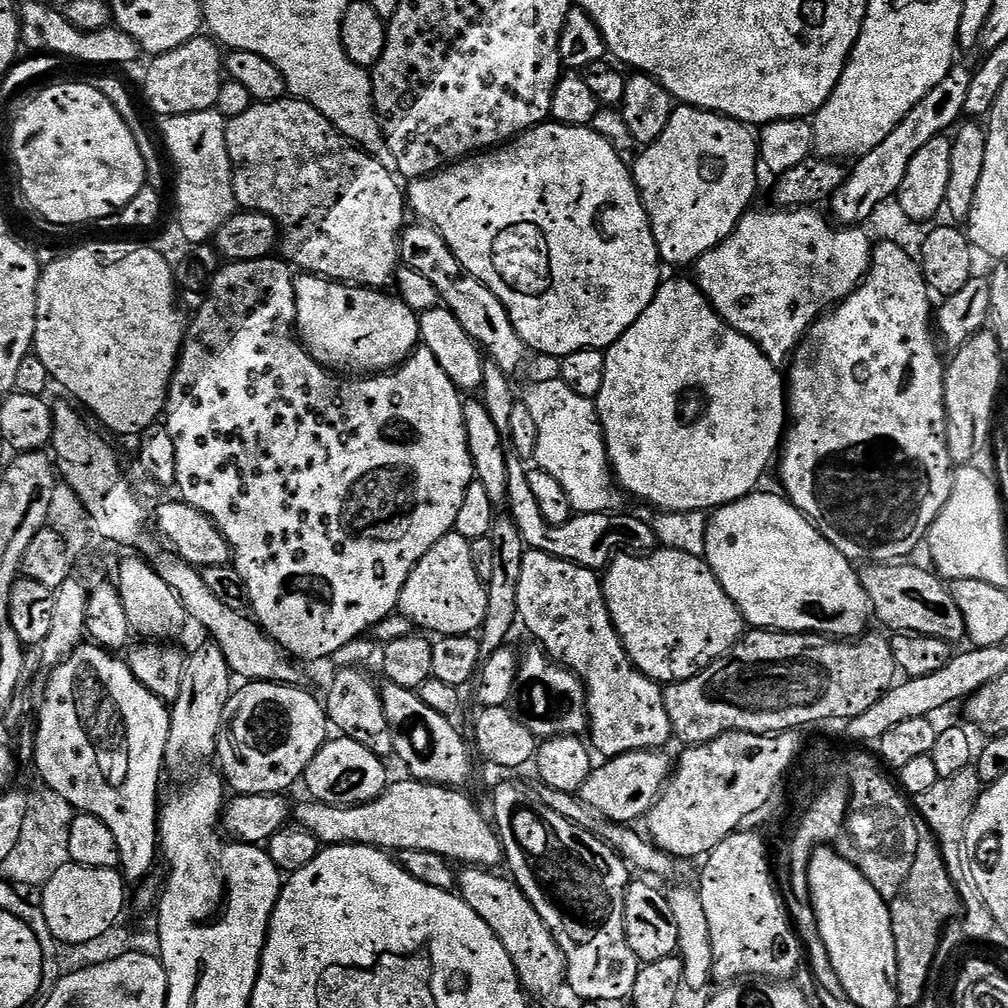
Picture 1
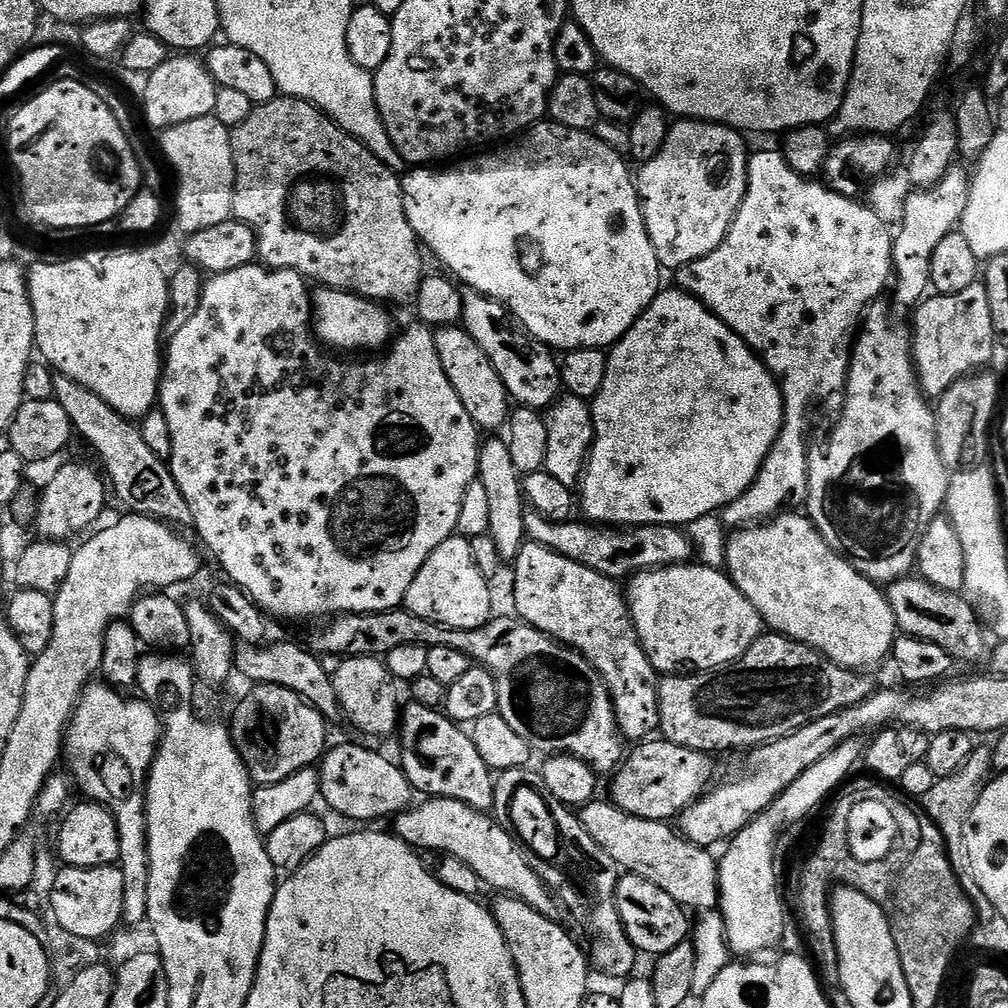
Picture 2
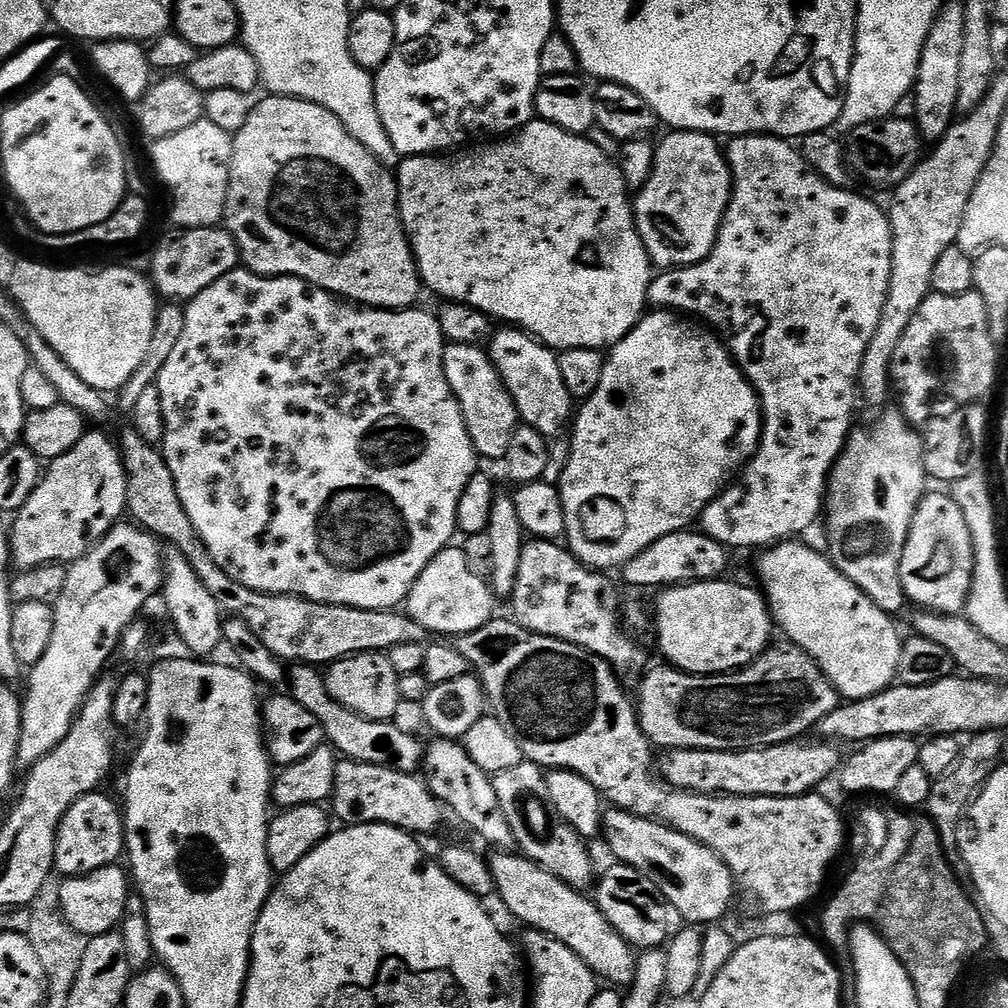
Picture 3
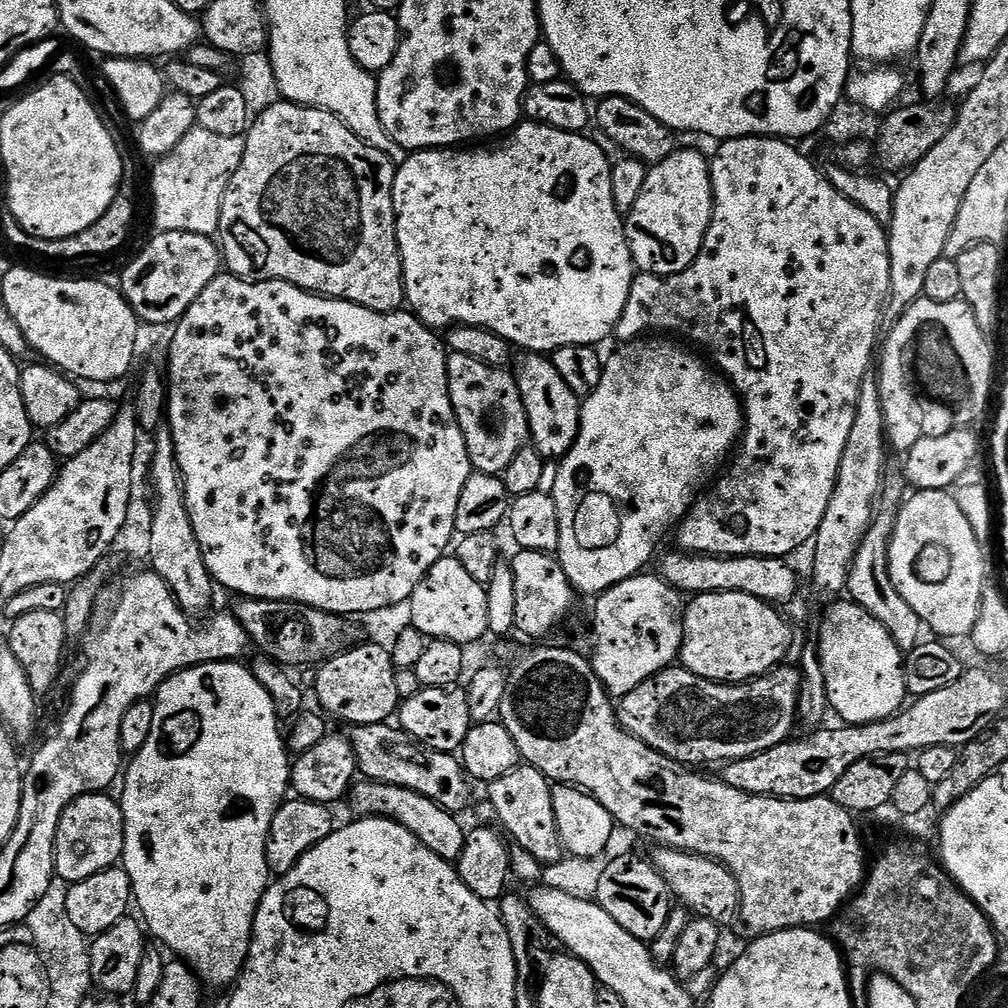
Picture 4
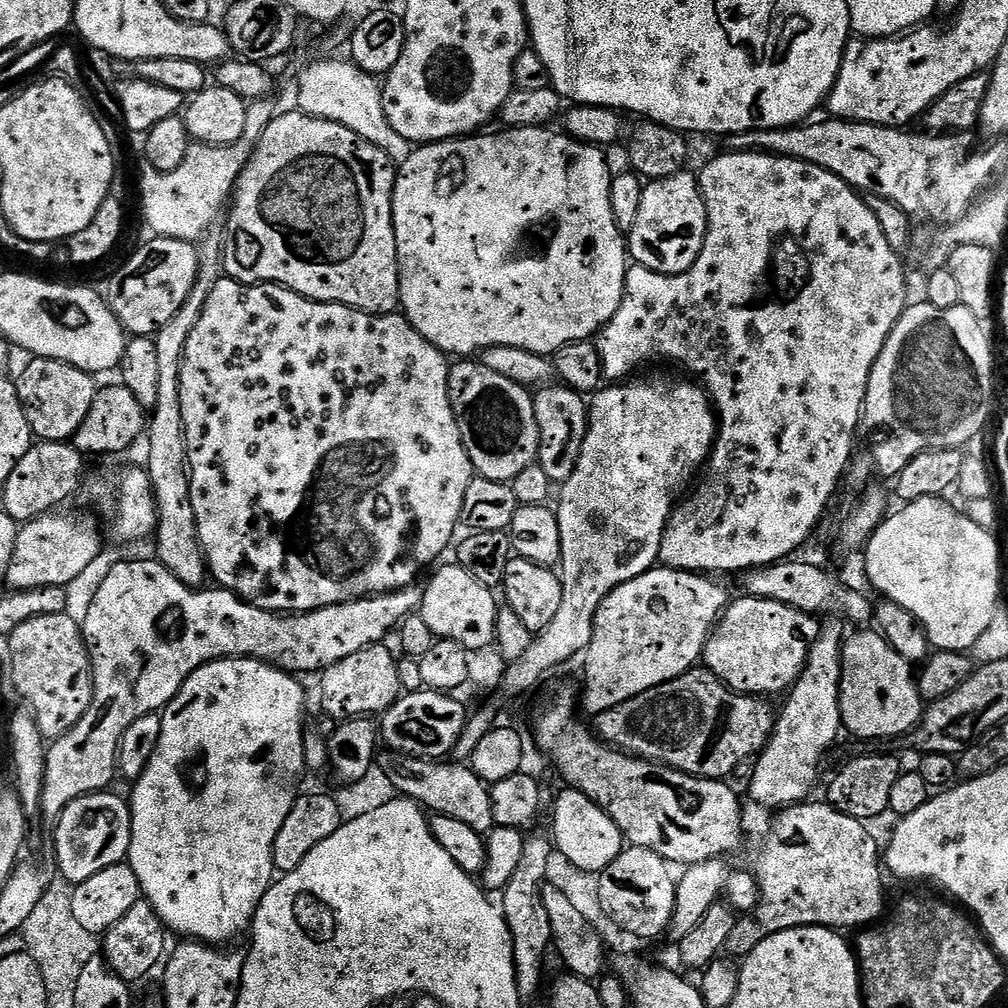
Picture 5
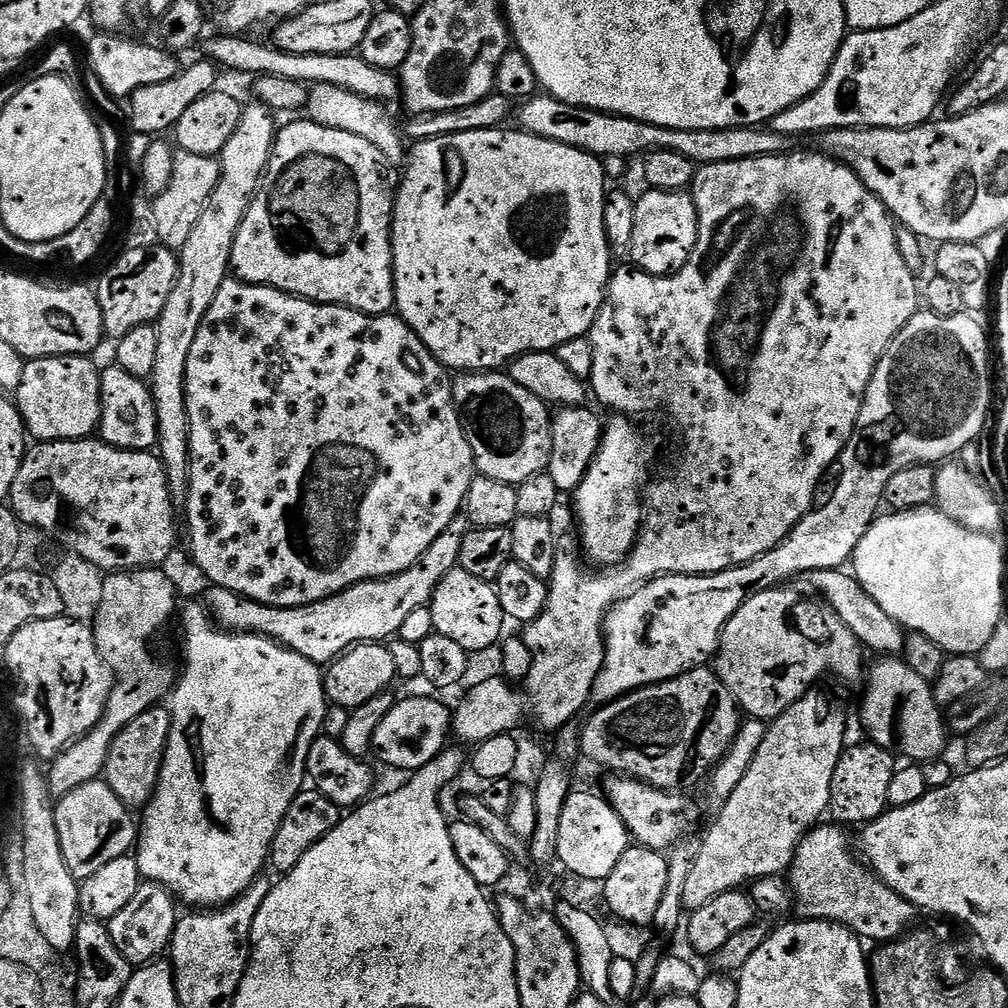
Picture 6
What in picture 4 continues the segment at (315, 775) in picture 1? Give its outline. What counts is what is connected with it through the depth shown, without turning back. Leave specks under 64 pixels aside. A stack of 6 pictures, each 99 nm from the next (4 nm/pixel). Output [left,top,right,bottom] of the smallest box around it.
[350,779,466,862]

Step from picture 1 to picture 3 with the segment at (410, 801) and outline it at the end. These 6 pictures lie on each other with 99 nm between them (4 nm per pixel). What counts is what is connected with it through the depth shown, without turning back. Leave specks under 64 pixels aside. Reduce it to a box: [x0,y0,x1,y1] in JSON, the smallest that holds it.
[490,850,637,986]

